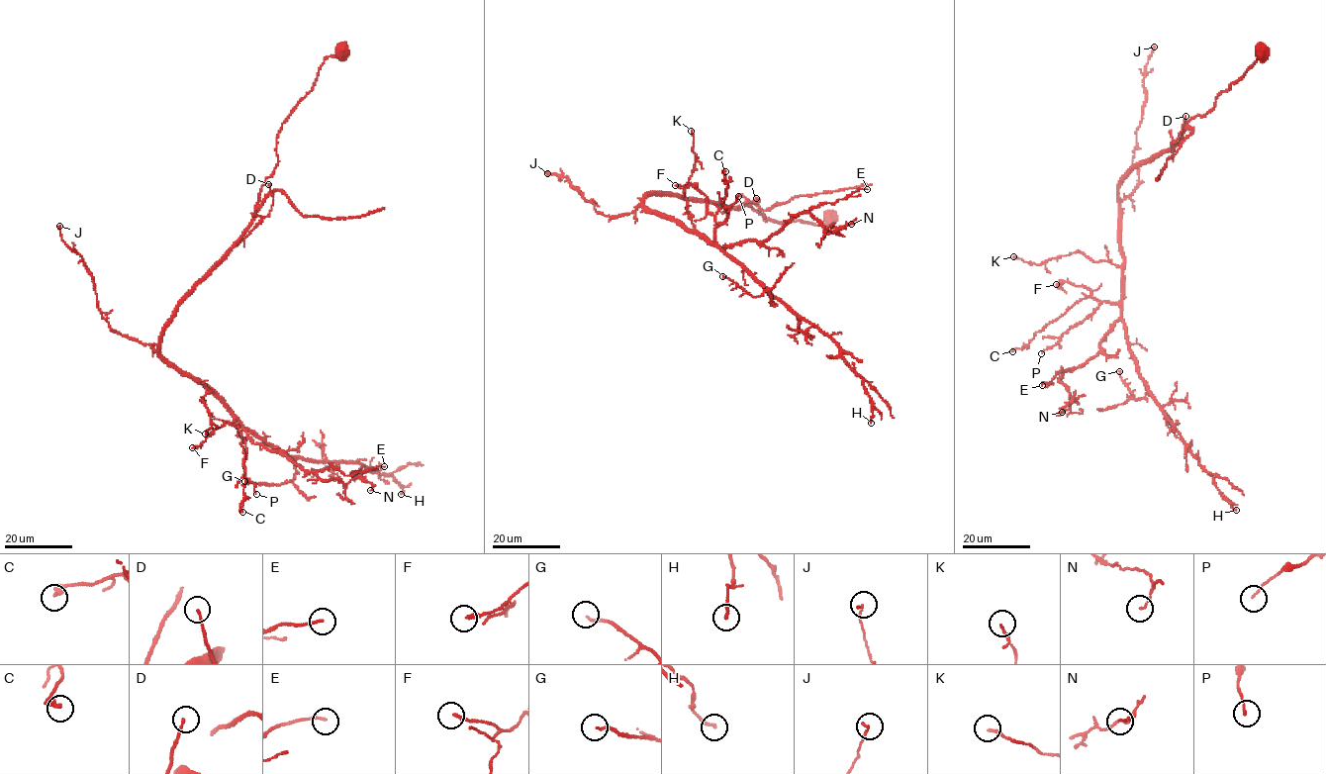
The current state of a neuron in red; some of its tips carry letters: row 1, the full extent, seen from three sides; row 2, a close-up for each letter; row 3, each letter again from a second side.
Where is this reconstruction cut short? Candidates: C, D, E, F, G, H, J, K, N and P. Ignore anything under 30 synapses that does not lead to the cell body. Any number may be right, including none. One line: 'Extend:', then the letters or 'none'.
Extend: none

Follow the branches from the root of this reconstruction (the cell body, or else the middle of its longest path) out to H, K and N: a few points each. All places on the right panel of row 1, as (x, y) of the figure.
H: (1261, 51), (1214, 108), (1185, 124), (1181, 144), (1130, 169), (1118, 187), (1127, 346), (1150, 395), (1236, 510)
K: (1261, 51), (1214, 108), (1185, 124), (1181, 144), (1123, 178), (1122, 265), (1079, 251), (1036, 265), (1013, 256)
N: (1261, 51), (1181, 144), (1118, 187), (1121, 315), (1098, 353), (1058, 379), (1075, 399), (1062, 412)

